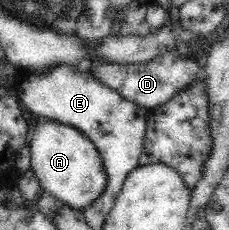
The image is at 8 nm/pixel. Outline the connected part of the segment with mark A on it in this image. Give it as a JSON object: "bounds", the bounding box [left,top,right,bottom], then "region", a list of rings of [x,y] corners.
{"bounds":[29,119,107,211],"region":[[[39,119],[29,140],[32,170],[42,190],[50,192],[63,206],[82,211],[106,188],[107,174],[95,144],[67,123]]]}

